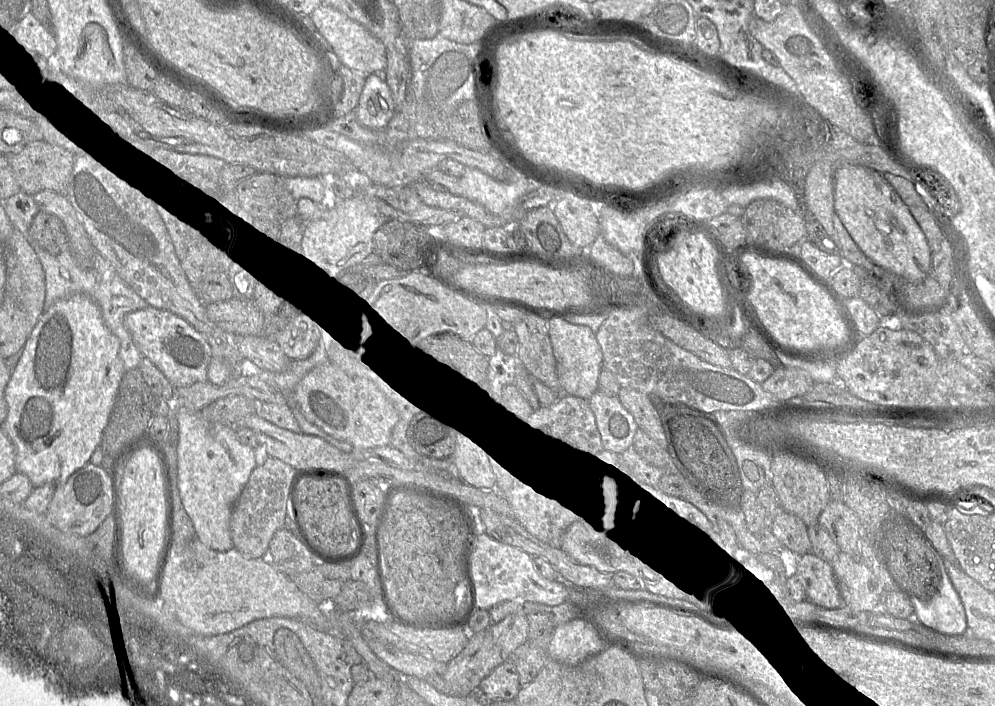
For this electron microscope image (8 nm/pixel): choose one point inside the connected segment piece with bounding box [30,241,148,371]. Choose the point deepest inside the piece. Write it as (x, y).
(64, 277)

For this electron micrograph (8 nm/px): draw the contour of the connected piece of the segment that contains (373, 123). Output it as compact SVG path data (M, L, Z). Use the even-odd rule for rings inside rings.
M381 73L366 76L356 107L359 123L371 129L385 128L395 114L391 90Z

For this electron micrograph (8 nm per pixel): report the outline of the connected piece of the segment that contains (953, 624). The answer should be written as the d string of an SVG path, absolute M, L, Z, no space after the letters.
M938 553L937 561L942 573L940 589L936 595L928 601L921 600L916 596L910 596L915 609L914 618L923 625L940 633L946 635L963 635L968 628L965 609L957 591L950 581L945 567L945 560Z

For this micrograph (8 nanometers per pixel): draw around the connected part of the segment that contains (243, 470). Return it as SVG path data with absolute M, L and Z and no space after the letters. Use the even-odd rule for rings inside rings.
M177 406L177 487L182 505L196 537L212 550L232 549L230 518L232 509L257 466L254 448L239 442L234 427L206 421L200 412Z

